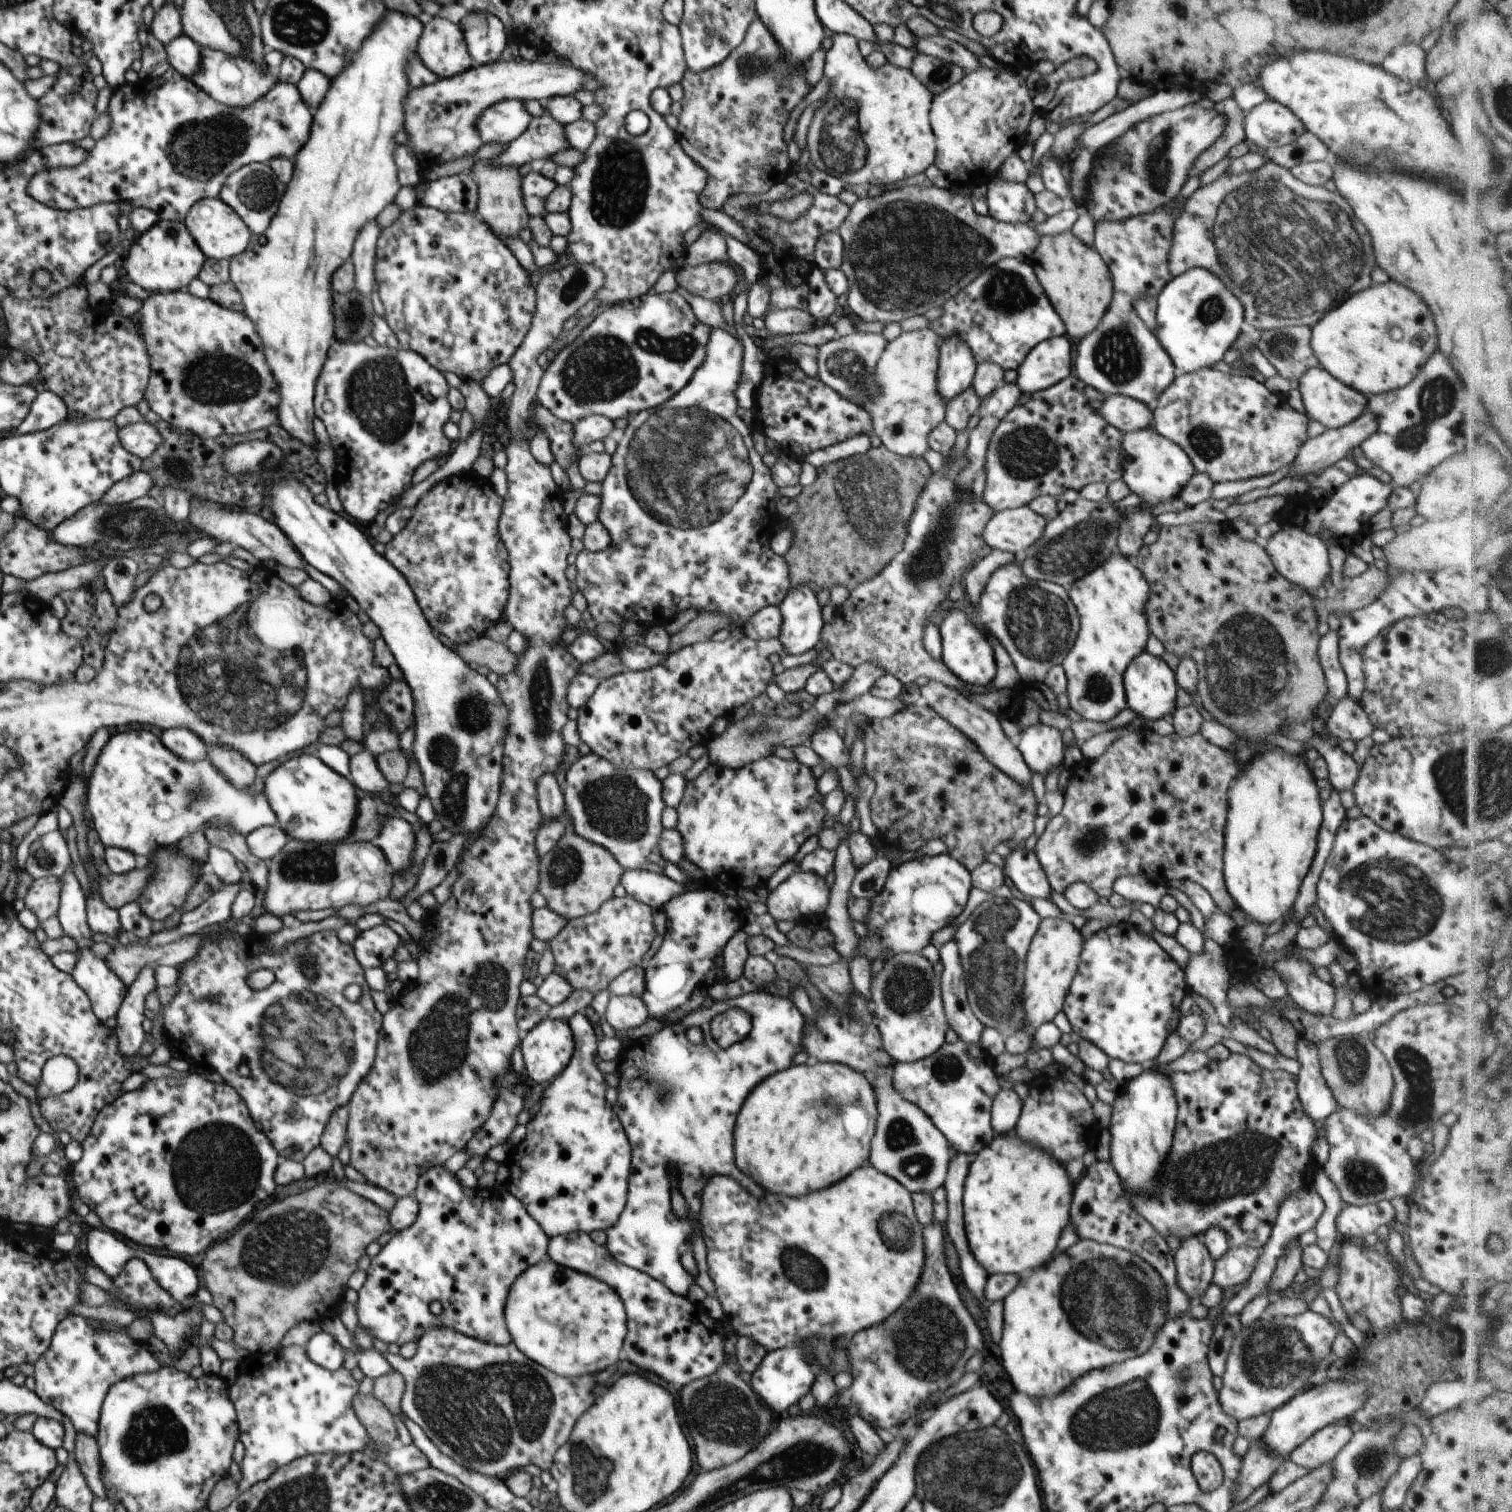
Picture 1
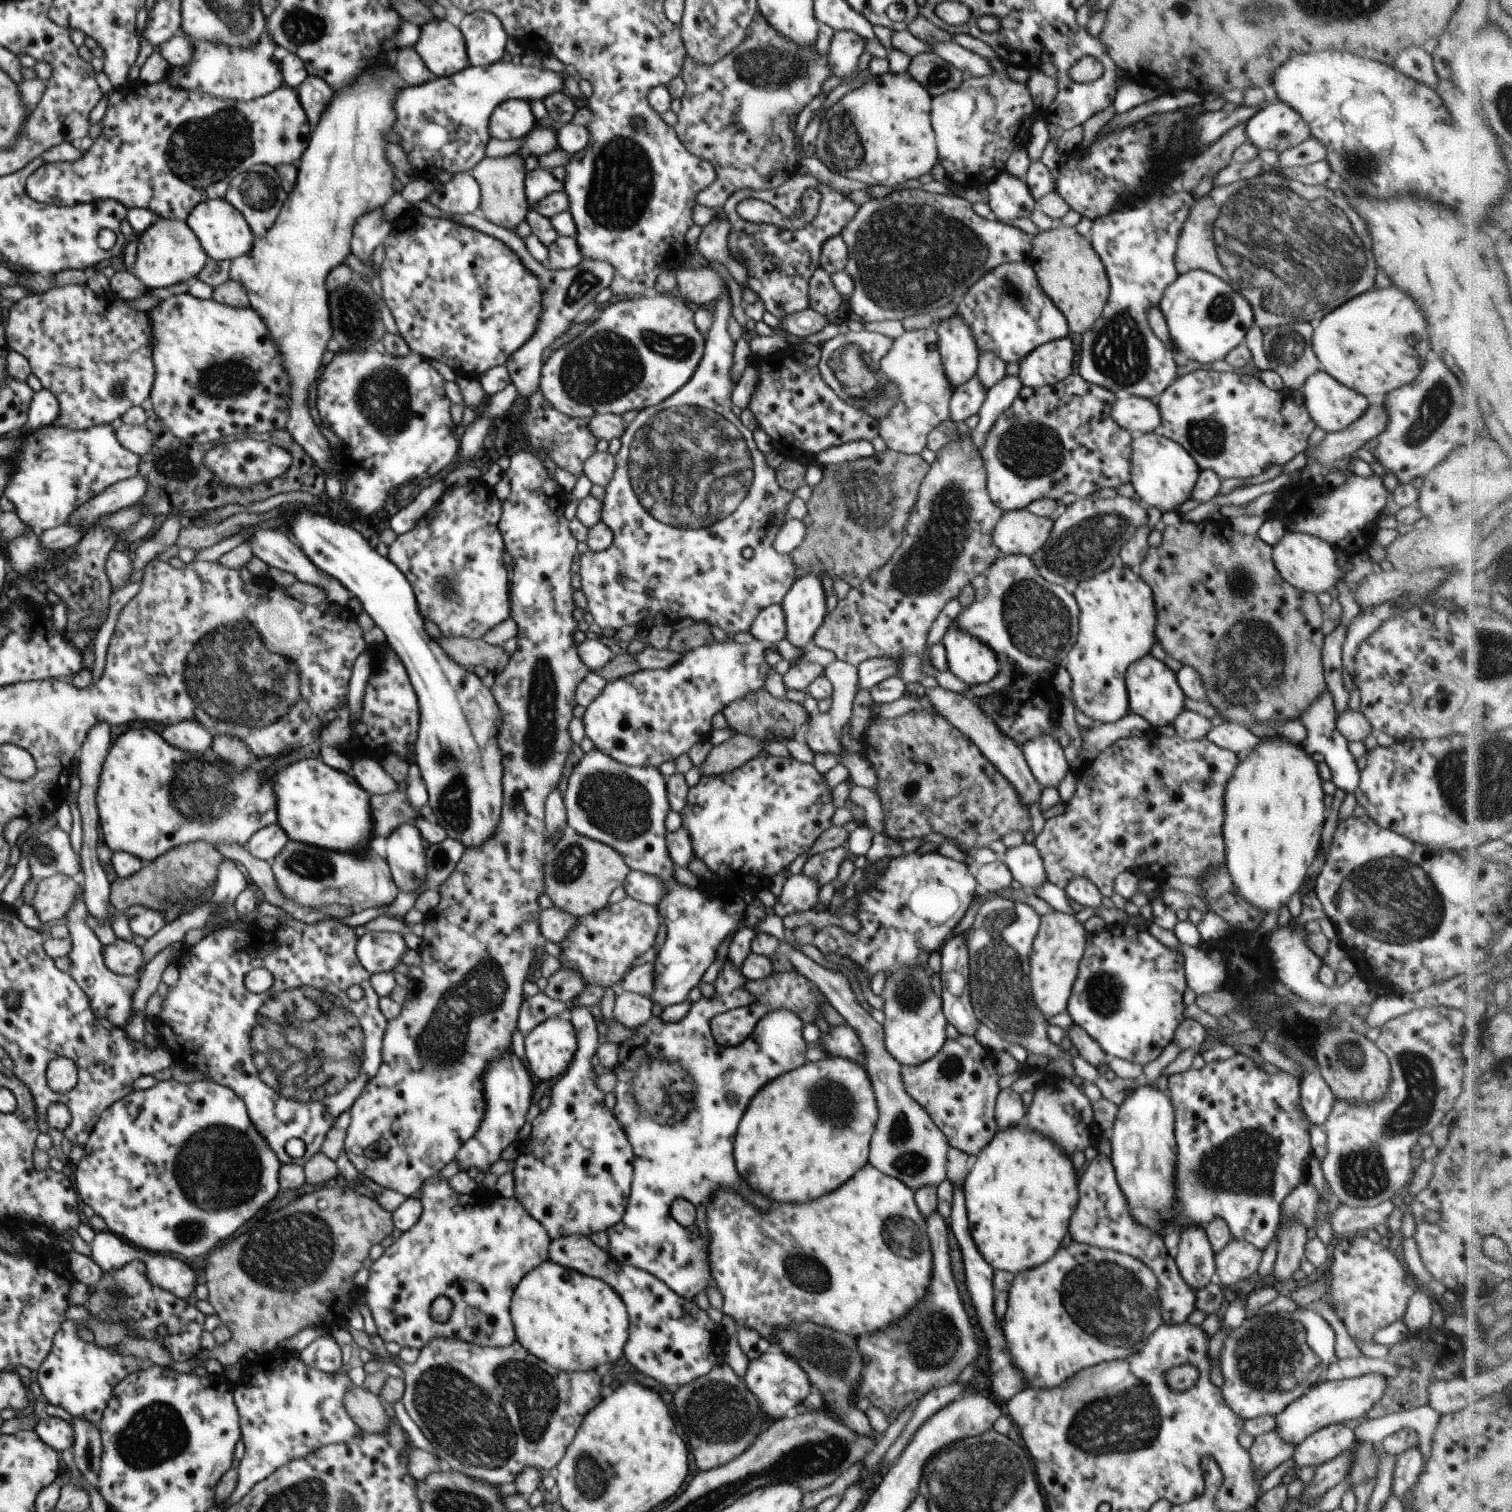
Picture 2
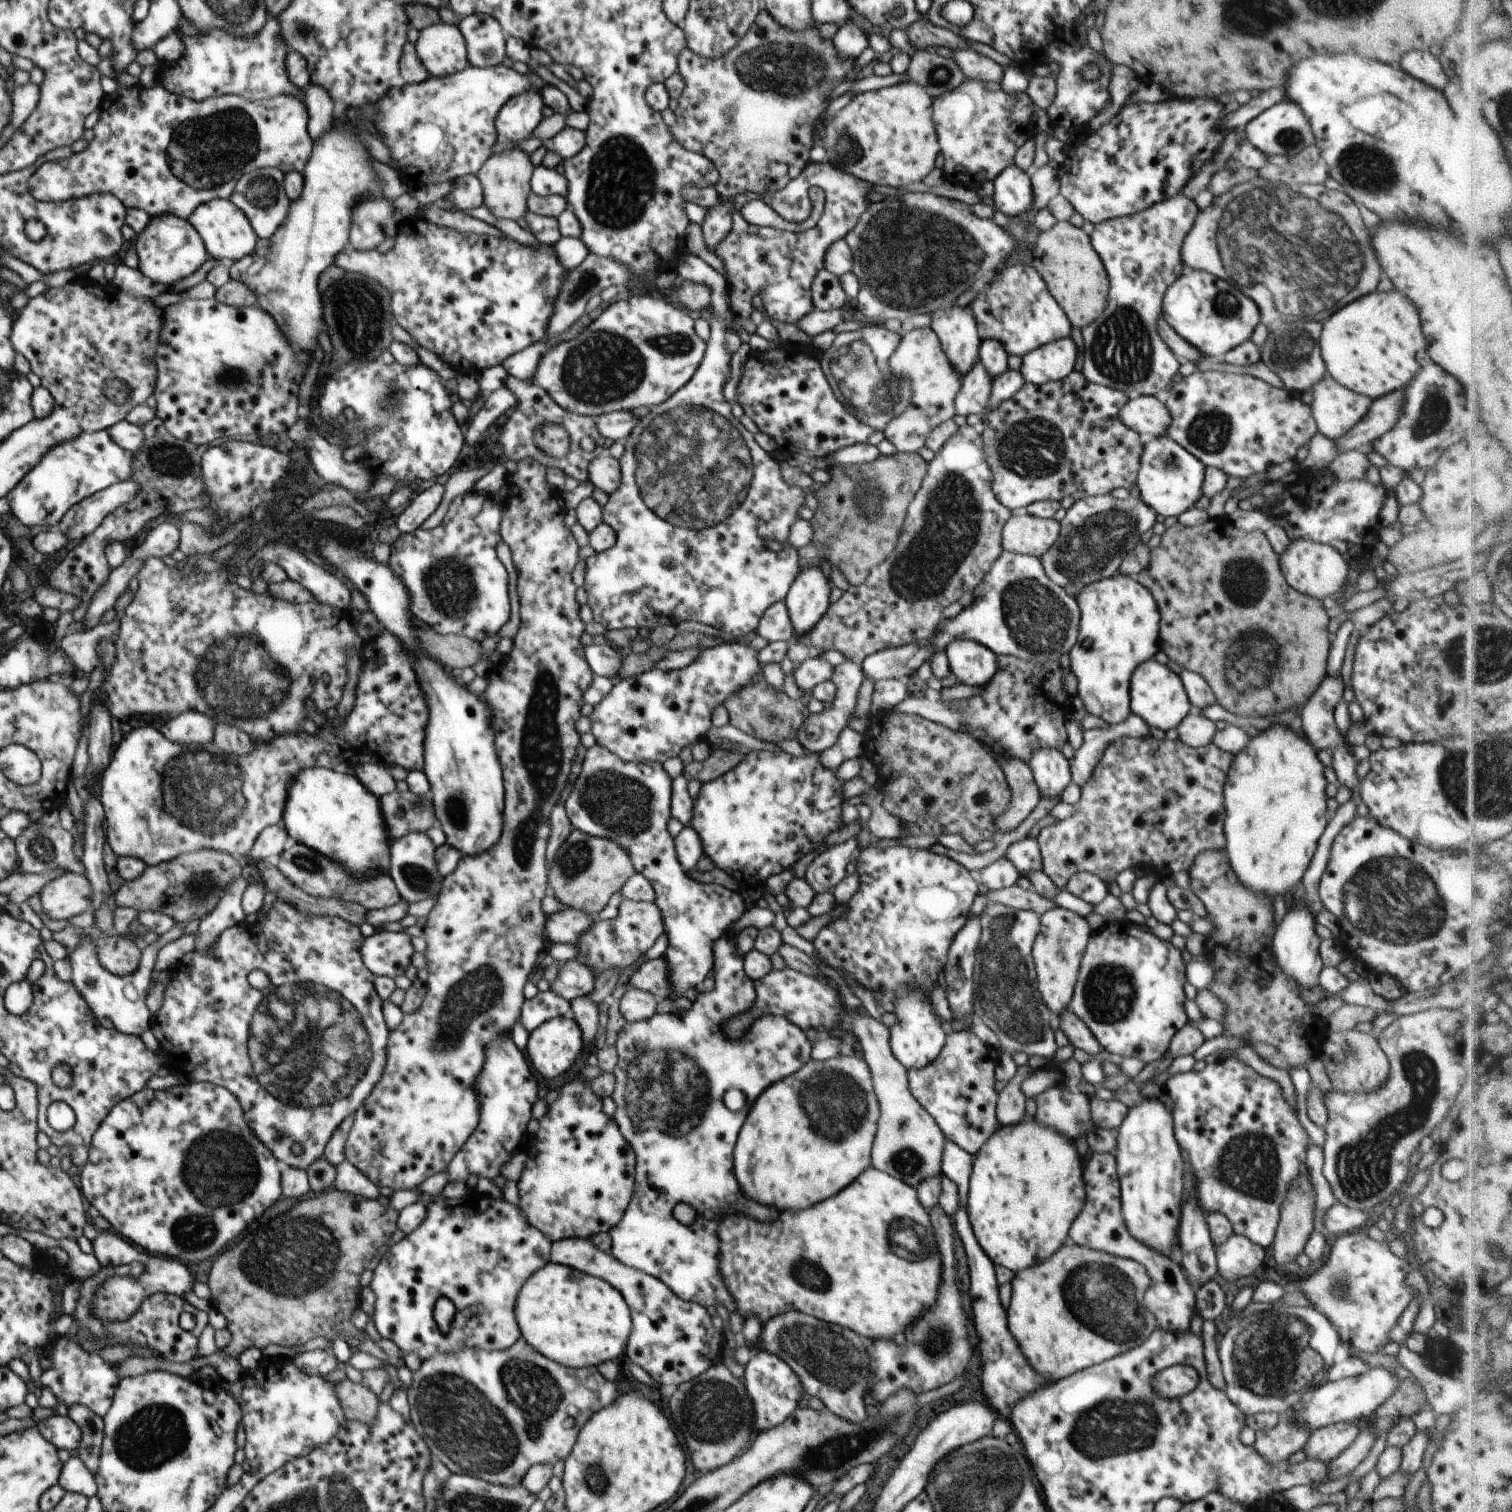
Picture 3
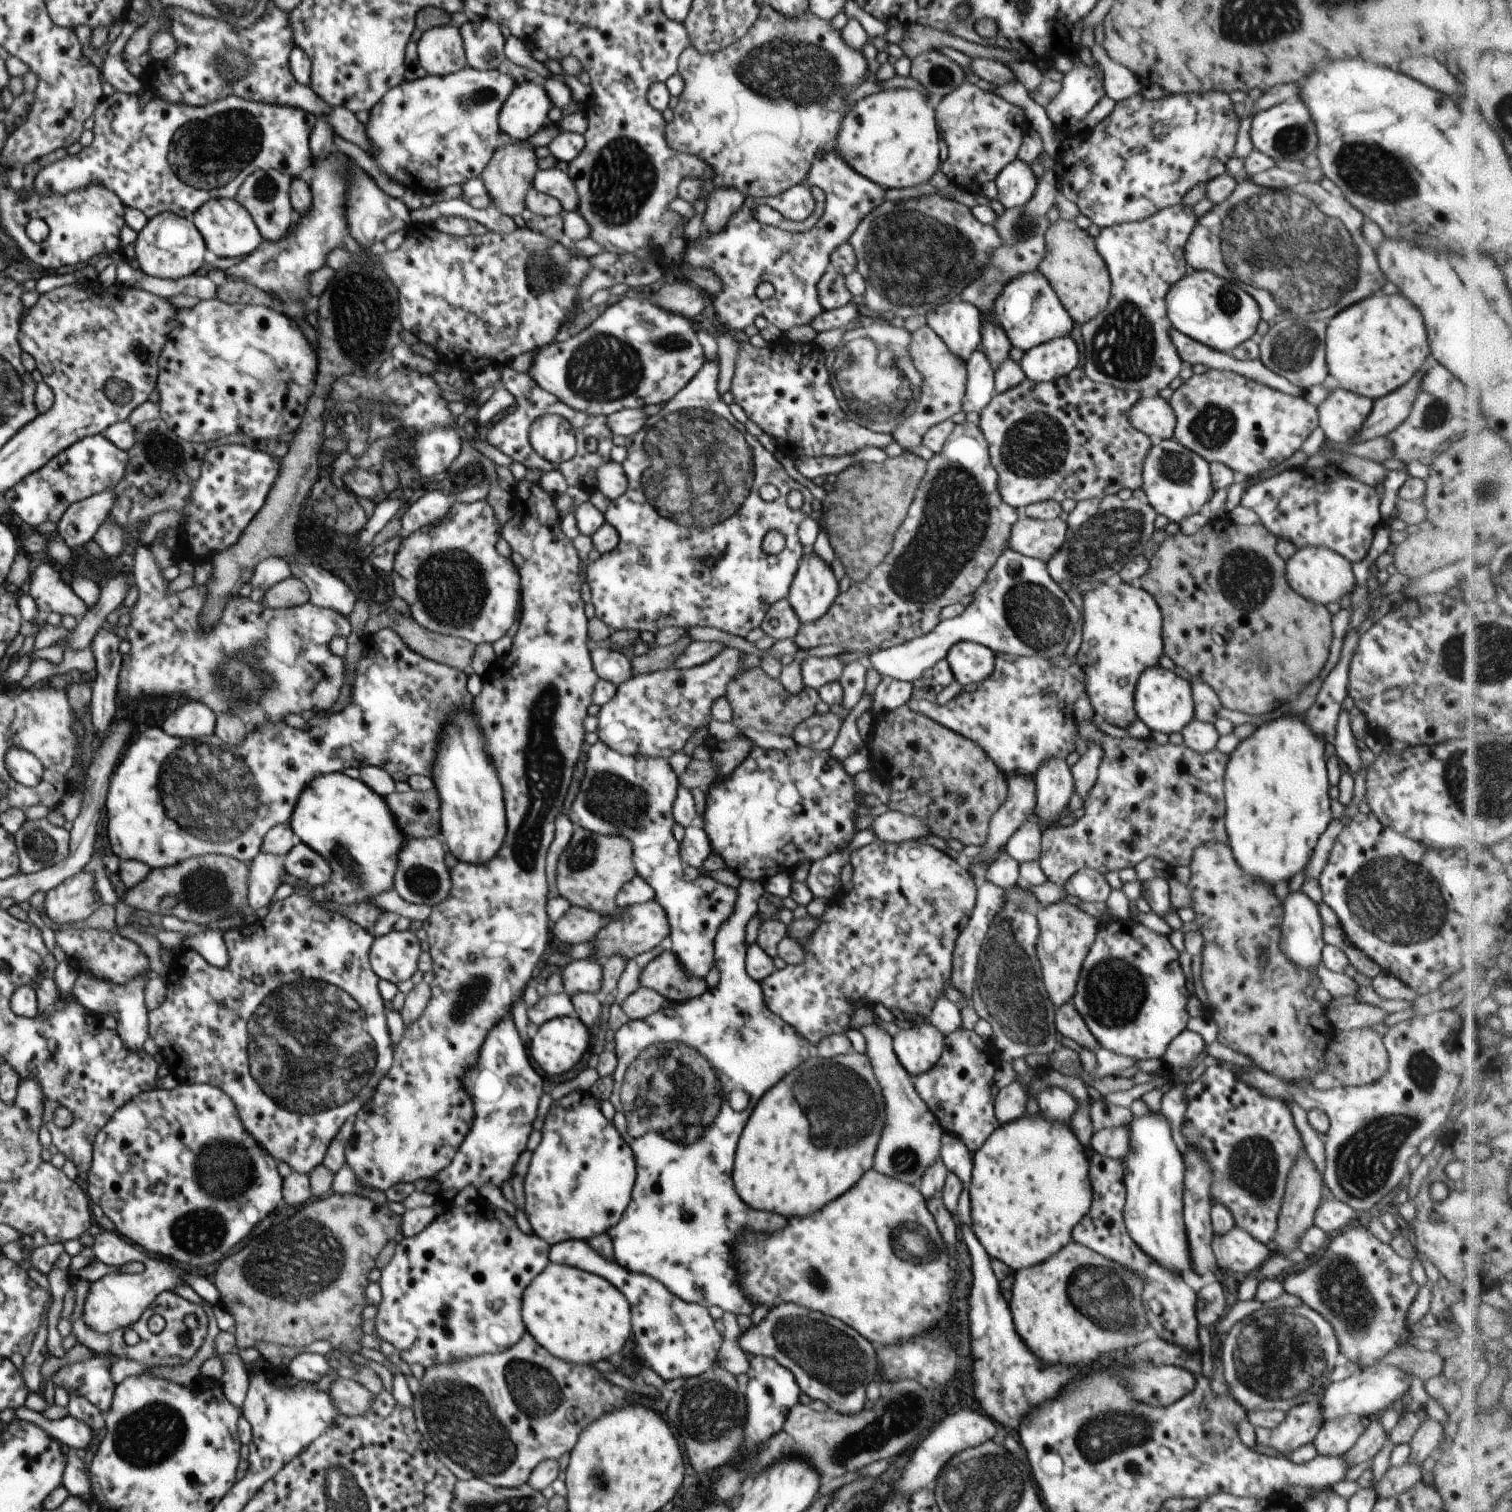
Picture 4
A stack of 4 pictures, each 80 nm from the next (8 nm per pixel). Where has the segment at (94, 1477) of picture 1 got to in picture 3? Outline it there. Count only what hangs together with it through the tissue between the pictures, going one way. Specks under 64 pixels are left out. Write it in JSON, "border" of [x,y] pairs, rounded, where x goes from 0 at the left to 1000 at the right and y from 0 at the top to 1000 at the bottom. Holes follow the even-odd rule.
{"border":[[[46,930],[44,936],[54,946],[52,955],[52,964],[56,967],[60,975],[63,974],[66,968],[66,960],[68,958],[69,940],[57,930]]]}

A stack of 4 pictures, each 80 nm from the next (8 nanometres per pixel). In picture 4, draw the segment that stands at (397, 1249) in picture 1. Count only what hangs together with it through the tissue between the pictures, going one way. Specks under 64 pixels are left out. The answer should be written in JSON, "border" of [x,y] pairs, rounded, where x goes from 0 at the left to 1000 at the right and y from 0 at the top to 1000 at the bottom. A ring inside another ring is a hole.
{"border":[[[317,790],[308,798],[302,798],[300,796],[300,799],[293,802],[293,803],[290,803],[278,816],[267,818],[267,820],[263,821],[259,834],[251,840],[252,845],[250,849],[253,854],[253,860],[248,871],[249,884],[252,886],[258,888],[261,892],[261,895],[269,902],[278,902],[281,906],[288,903],[308,900],[311,897],[315,897],[316,896],[335,894],[346,884],[348,880],[345,870],[345,858],[347,852],[362,837],[364,835],[363,827],[364,823],[360,820],[358,820],[356,817],[347,816],[336,802],[325,797]]]}

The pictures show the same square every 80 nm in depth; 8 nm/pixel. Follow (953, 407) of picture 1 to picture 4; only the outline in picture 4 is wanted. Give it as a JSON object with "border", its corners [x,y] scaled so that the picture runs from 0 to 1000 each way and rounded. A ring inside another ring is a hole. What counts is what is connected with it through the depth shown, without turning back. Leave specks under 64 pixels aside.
{"border":[[[649,231],[644,231],[639,240],[639,261],[636,263],[636,272],[647,274],[658,261],[658,245],[655,242]]]}

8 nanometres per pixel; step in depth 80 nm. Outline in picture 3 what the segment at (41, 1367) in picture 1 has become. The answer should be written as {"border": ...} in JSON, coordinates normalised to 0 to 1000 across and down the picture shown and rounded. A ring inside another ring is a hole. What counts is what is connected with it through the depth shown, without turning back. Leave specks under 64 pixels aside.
{"border":[[[50,882],[38,883],[38,888],[36,890],[36,895],[33,896],[34,903],[28,907],[28,918],[33,919],[37,926],[45,930],[57,930],[63,937],[68,938],[75,929],[75,925],[77,923],[77,917],[80,912],[78,911],[78,902],[70,901],[63,894],[57,894],[54,890]]]}

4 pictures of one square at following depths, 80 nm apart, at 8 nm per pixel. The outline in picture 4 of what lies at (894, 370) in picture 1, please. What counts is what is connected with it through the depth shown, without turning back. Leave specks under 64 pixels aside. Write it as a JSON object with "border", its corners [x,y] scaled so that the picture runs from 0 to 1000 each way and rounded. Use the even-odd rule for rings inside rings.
{"border":[[[614,215],[603,221],[601,234],[605,244],[610,248],[610,259],[604,274],[602,274],[589,287],[591,292],[594,293],[598,298],[610,294],[610,290],[616,282],[629,277],[636,271],[640,250],[639,240],[629,234],[626,228],[623,226],[623,224]]]}

